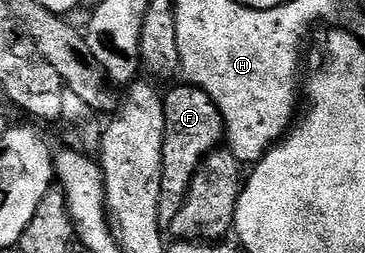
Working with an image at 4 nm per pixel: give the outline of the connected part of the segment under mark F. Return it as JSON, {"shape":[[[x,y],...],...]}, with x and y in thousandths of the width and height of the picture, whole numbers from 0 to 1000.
{"shape":[[[488,332],[468,360],[455,360],[447,423],[452,427],[452,553],[447,557],[447,676],[441,680],[441,775],[436,779],[436,885],[463,901],[474,885],[474,854],[496,822],[496,806],[512,771],[512,747],[523,735],[529,696],[540,664],[575,617],[581,601],[603,589],[616,561],[616,518],[611,506],[611,462],[584,411],[584,395],[551,348]]]}

